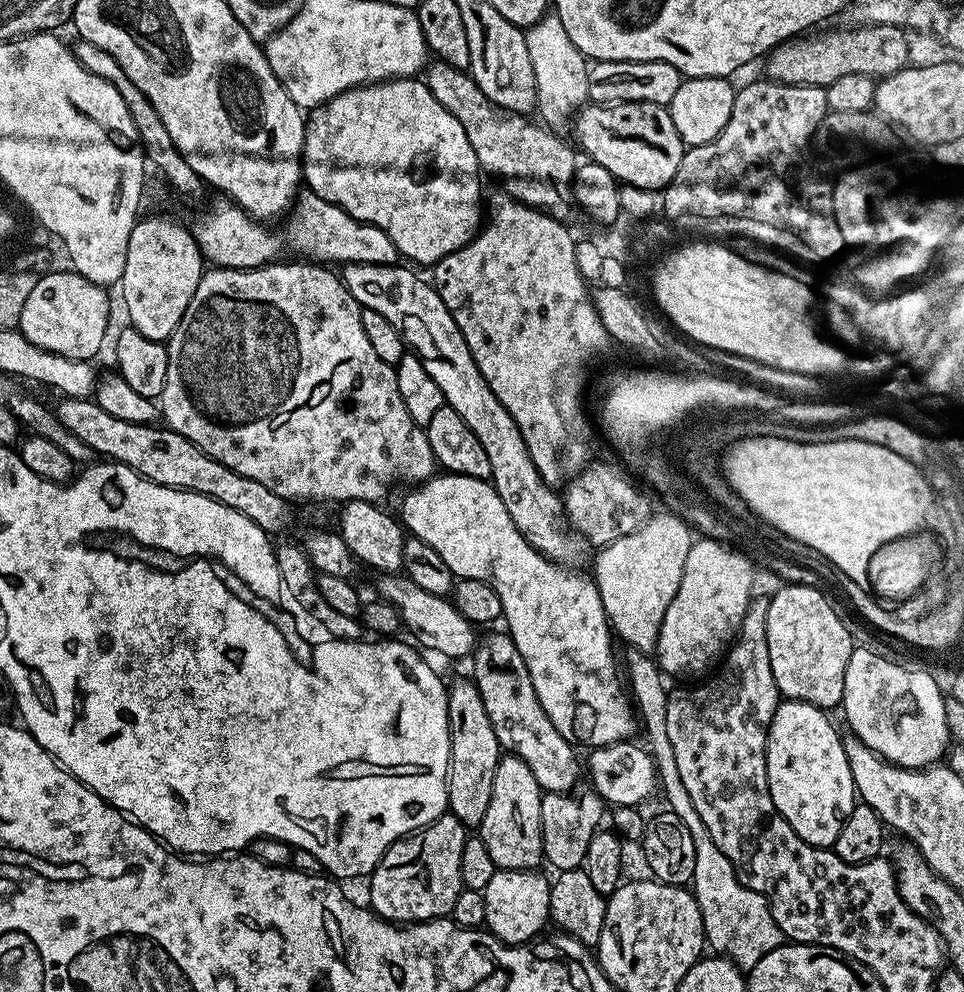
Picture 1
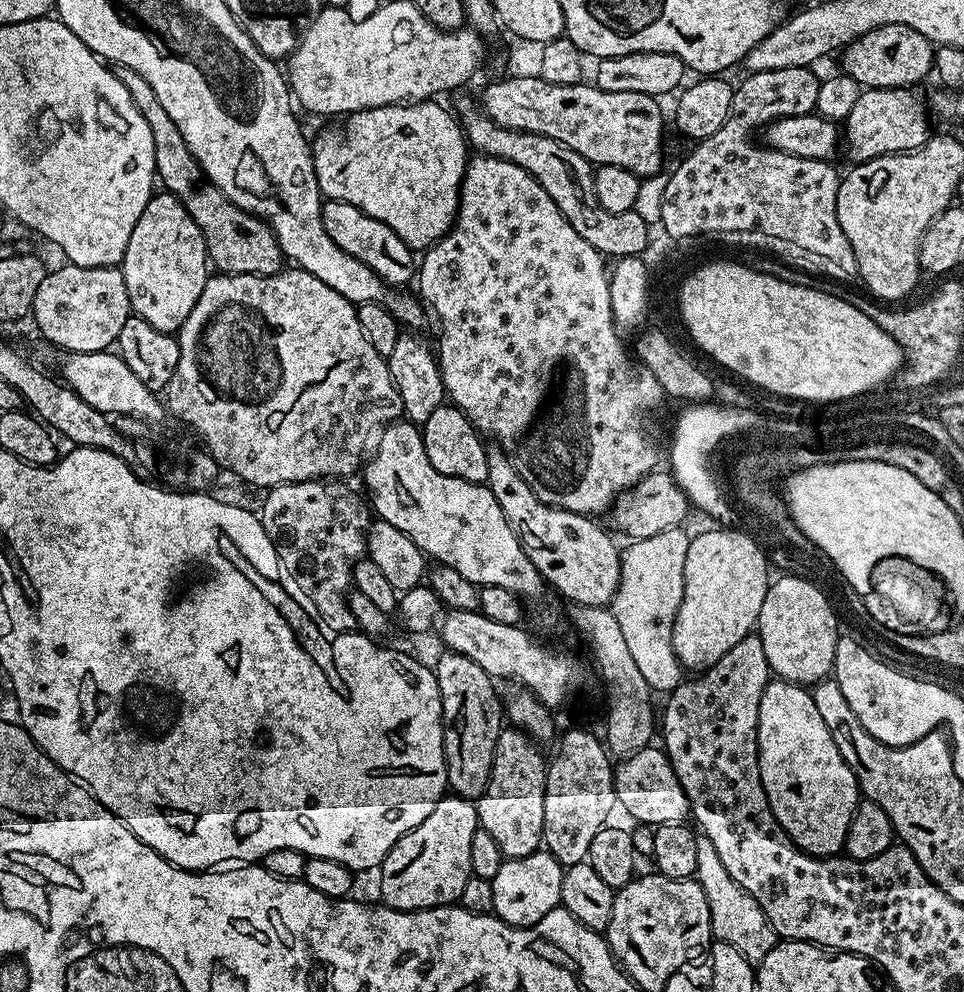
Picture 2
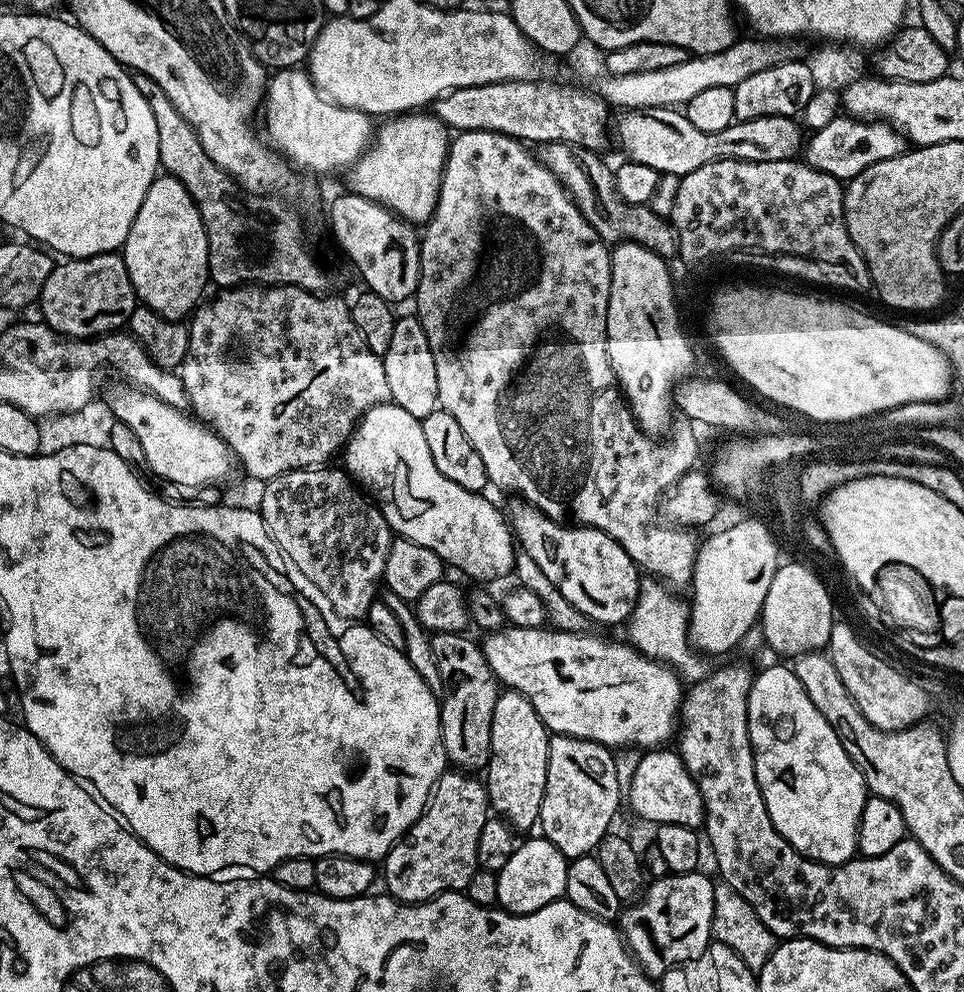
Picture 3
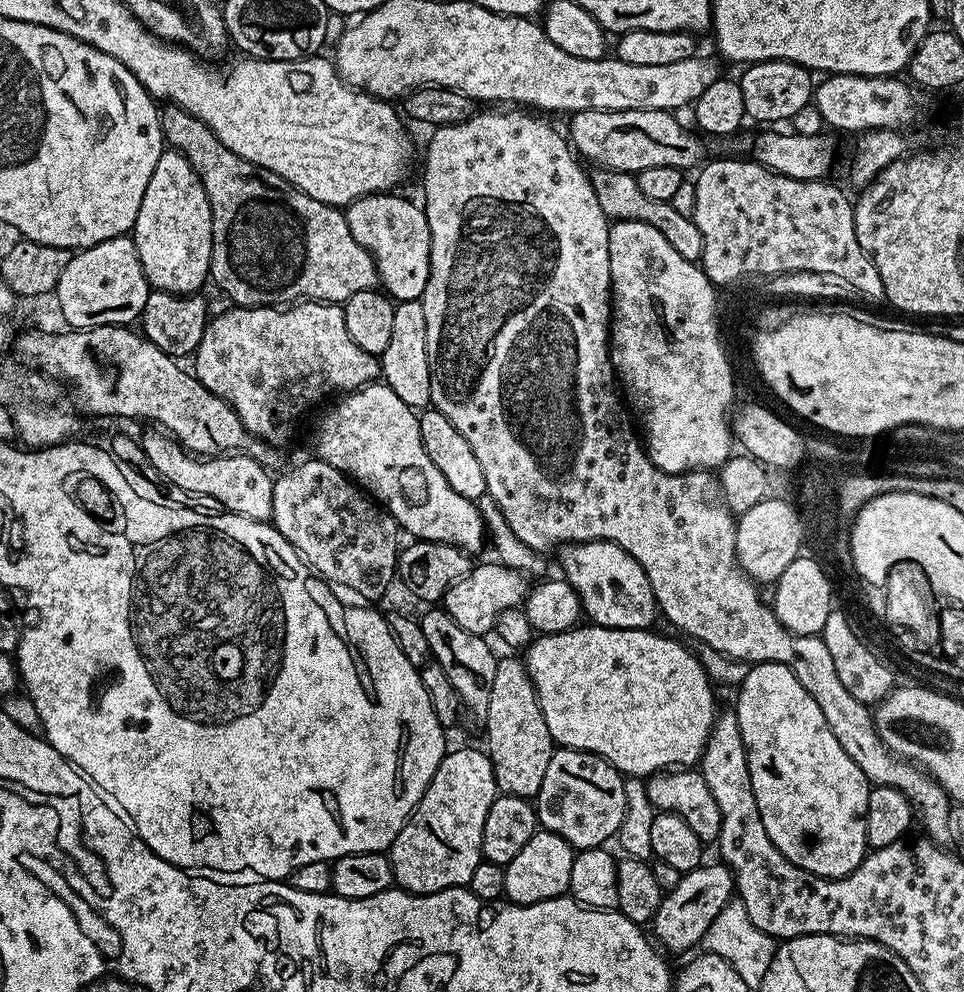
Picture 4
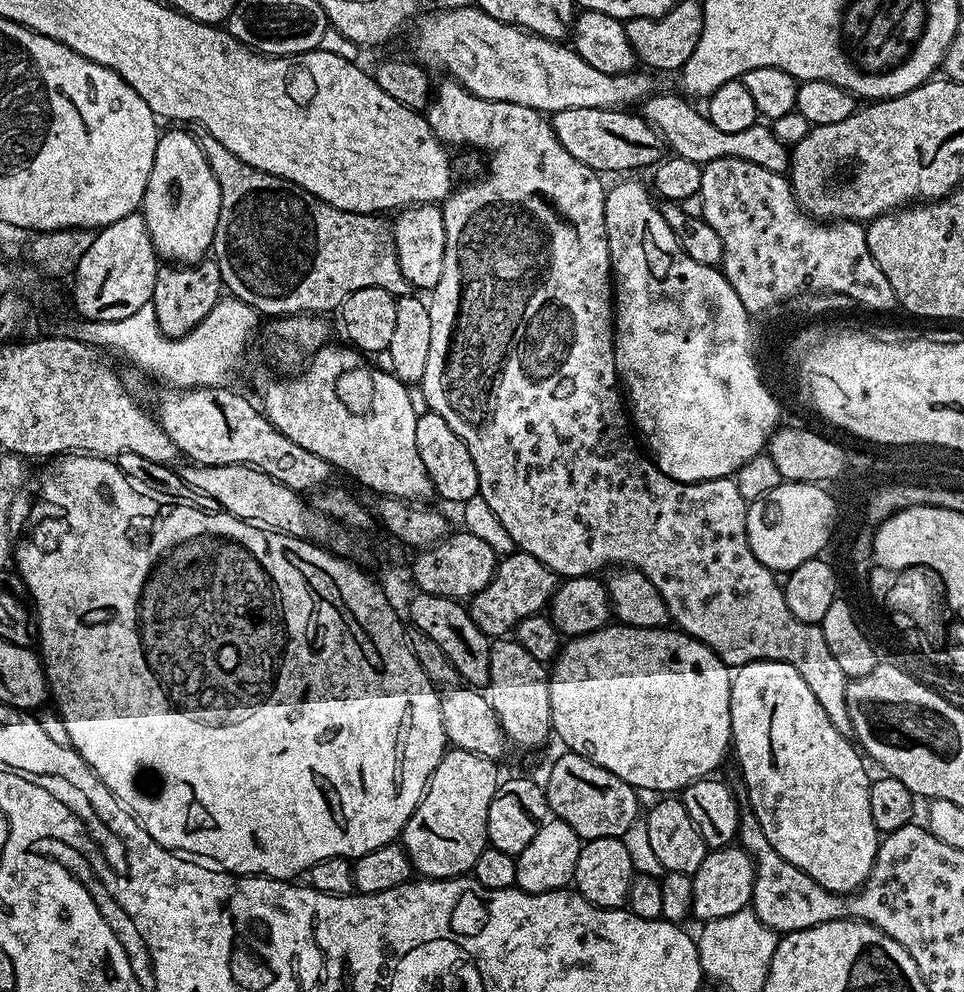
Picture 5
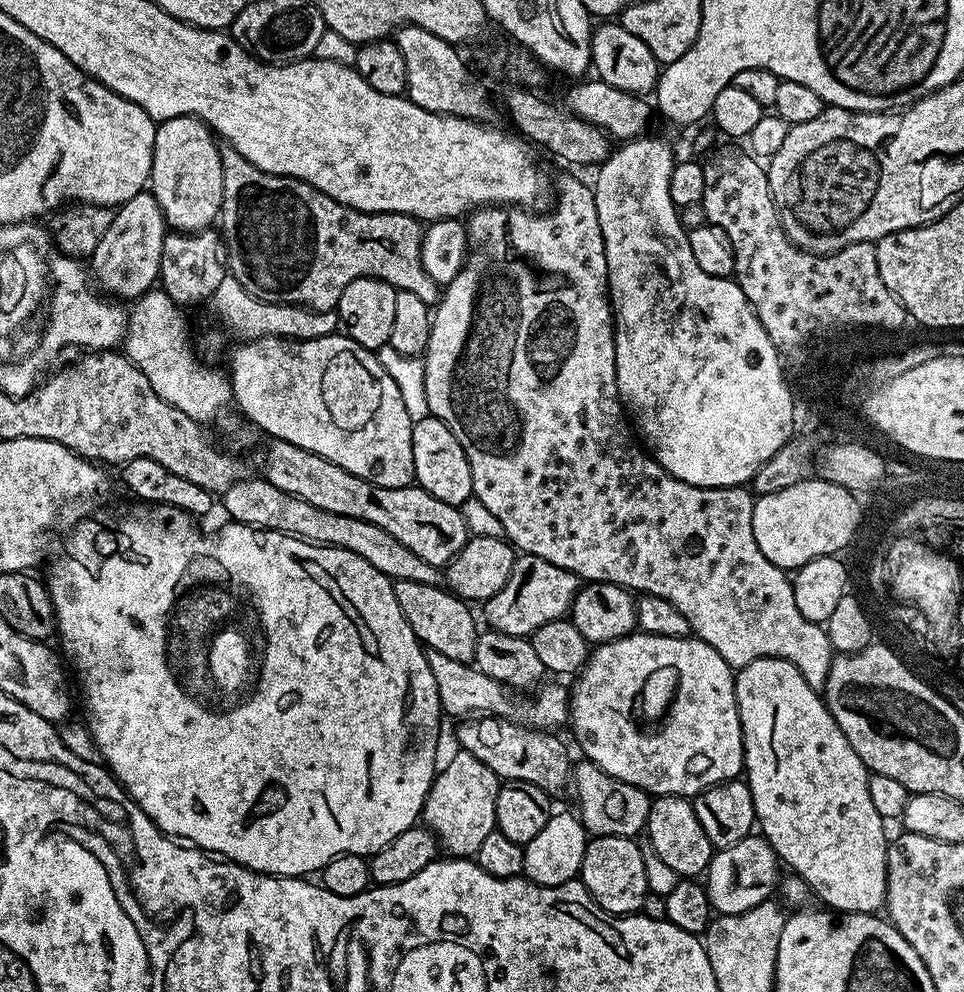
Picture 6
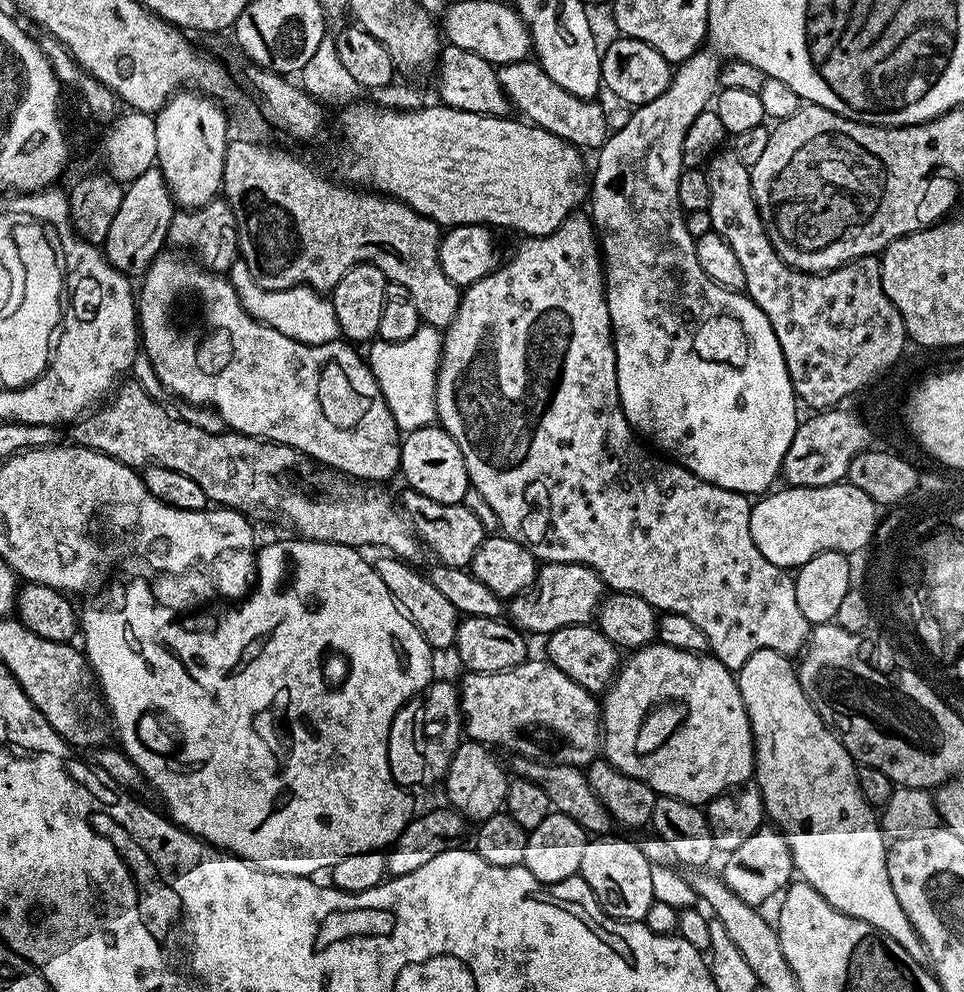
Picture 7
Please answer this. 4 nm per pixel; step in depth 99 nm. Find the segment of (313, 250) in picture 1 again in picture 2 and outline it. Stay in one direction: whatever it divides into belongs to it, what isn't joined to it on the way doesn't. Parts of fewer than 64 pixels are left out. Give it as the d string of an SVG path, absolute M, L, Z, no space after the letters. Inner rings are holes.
M325 199L322 207L326 234L330 234L336 245L346 250L346 254L358 258L358 262L366 262L366 266L373 268L389 286L408 286L411 280L413 283L418 268L417 261L412 261L413 249L408 248L406 242L390 230L390 226L378 222L378 218L370 218L370 214L358 210L358 206L350 206L350 202Z

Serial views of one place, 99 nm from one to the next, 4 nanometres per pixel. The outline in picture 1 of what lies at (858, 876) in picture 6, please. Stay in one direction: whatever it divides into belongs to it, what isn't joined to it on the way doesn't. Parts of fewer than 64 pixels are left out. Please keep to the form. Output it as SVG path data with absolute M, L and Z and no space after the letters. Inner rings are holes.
M784 700L776 707L774 718L768 727L768 745L766 746L766 778L770 786L770 798L774 798L774 806L778 810L778 814L782 814L782 818L786 818L786 822L790 822L790 826L794 830L794 834L798 834L798 838L802 838L807 844L812 844L816 848L831 849L835 845L838 838L838 830L842 830L842 826L846 822L846 818L852 812L852 807L858 803L856 795L856 787L854 786L854 778L850 774L850 762L846 758L846 750L841 733L836 733L834 725L828 721L829 713L823 708L816 708L813 704L807 704L801 700Z

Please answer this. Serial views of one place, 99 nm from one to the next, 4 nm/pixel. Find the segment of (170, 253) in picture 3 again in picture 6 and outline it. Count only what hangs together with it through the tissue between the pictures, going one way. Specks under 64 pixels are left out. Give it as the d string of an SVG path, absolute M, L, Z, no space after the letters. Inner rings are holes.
M179 116L157 123L150 191L169 229L200 232L217 223L224 197L222 158L217 137L203 120Z

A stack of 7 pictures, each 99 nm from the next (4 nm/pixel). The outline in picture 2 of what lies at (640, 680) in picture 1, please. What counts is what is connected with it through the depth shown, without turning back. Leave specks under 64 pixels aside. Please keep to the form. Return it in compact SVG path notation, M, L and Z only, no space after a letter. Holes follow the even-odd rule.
M703 834L697 835L698 842L698 866L696 867L695 879L699 880L702 890L706 894L706 902L710 906L710 922L712 934L716 940L729 943L744 955L746 960L753 966L758 966L770 950L778 943L776 932L770 926L762 906L726 874L726 866L722 866L722 858L718 858L718 850L714 850L714 842Z

